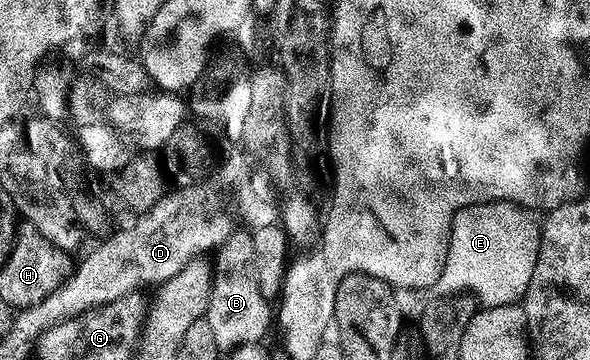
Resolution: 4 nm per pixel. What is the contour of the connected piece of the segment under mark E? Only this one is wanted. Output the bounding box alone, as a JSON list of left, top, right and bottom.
[433,203,540,307]

